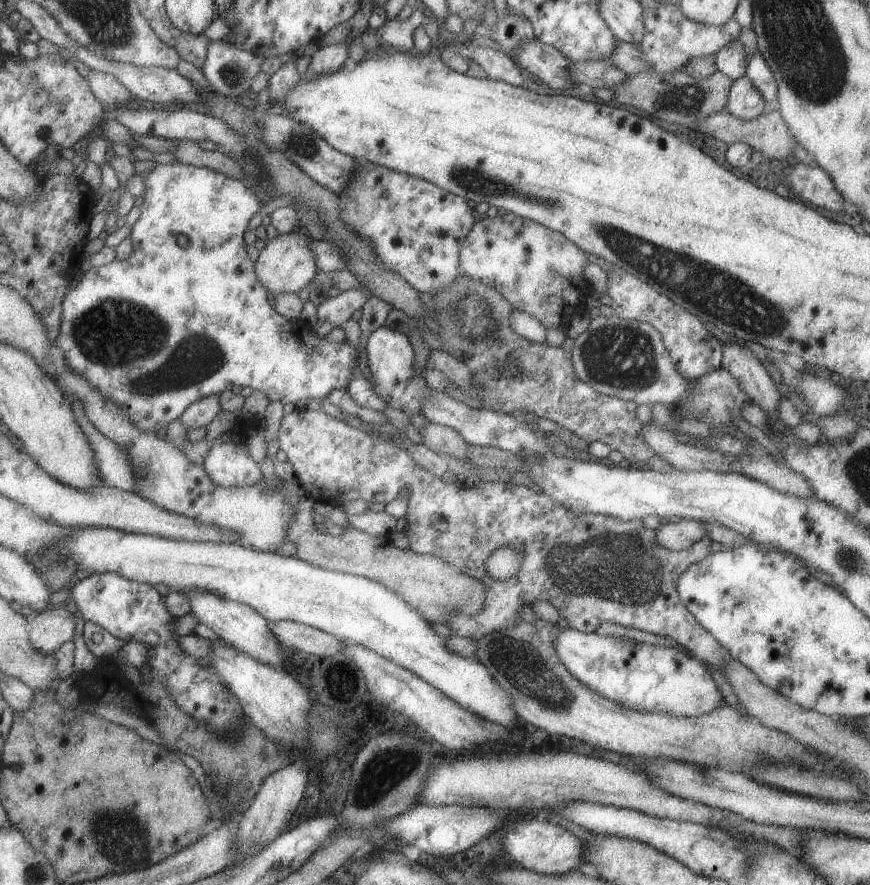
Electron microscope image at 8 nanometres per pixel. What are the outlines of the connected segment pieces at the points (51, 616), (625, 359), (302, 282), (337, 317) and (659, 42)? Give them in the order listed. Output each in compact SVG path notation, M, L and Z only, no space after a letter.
M67 604L39 612L29 626L31 646L45 656L55 654L65 642L73 642L75 638L77 628L71 612L67 612Z
M615 314L609 318L597 316L573 342L571 362L575 376L603 396L635 402L637 406L673 406L689 390L689 380L675 370L663 336L647 322L621 320Z
M303 230L289 232L285 236L277 236L273 240L267 240L267 246L259 252L259 258L255 262L255 274L257 280L263 284L263 288L275 294L297 294L305 286L313 282L317 276L317 266L313 260L313 254L307 244L307 234Z
M365 286L357 290L341 292L337 298L327 298L317 306L317 318L323 322L329 322L333 328L343 326L347 320L351 320L351 314L365 306L365 300L369 300L371 294Z
M675 4L675 6L657 6L657 8L651 8L651 10L645 10L643 26L645 26L645 34L643 34L643 38L637 46L641 50L641 56L645 58L645 62L651 68L649 72L653 72L653 74L683 72L687 62L691 62L695 58L715 56L723 46L737 40L739 30L741 30L741 26L737 24L735 18L731 18L723 26L697 24L681 12L679 4Z

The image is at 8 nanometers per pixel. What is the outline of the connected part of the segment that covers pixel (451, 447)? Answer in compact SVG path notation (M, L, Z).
M425 424L425 428L419 430L419 434L423 438L421 444L427 446L429 450L457 460L465 460L465 452L469 450L469 446L461 438L461 434L457 434L453 428L439 424Z

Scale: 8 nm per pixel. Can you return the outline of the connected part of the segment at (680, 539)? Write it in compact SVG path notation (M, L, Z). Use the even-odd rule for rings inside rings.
M689 518L677 524L663 524L659 530L655 530L655 540L659 542L659 546L671 552L683 552L705 536L709 536L705 524Z

